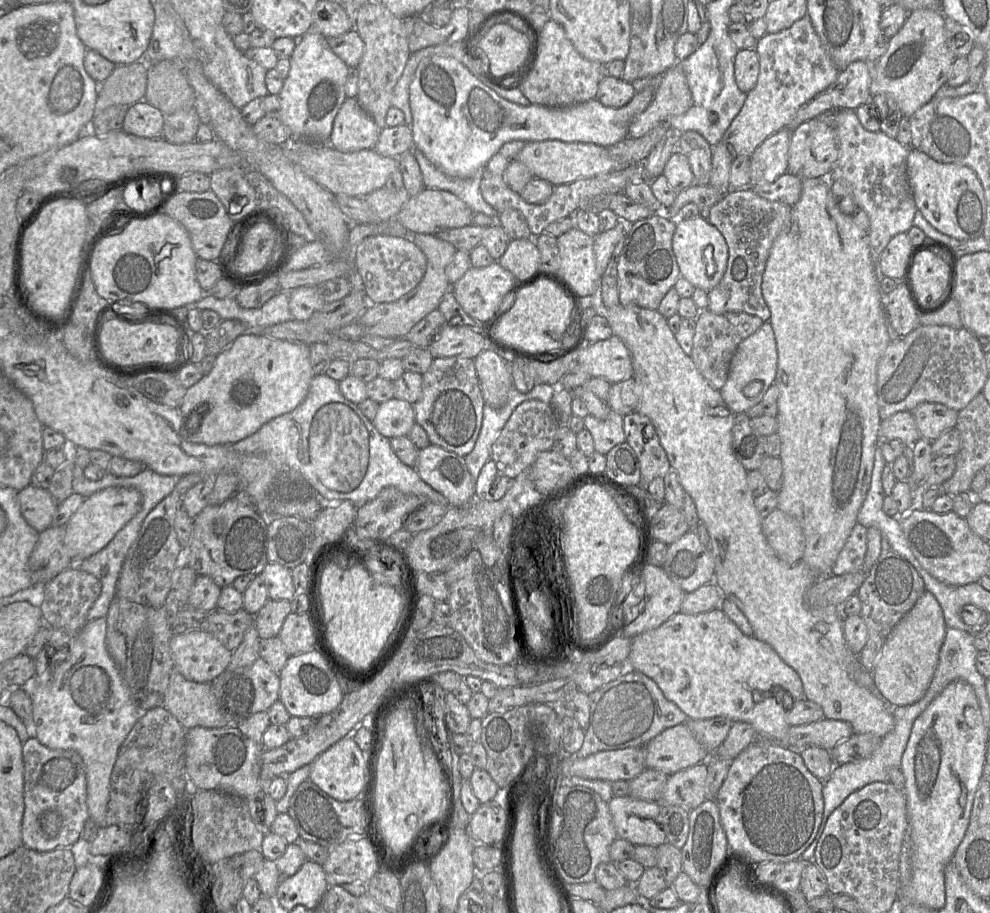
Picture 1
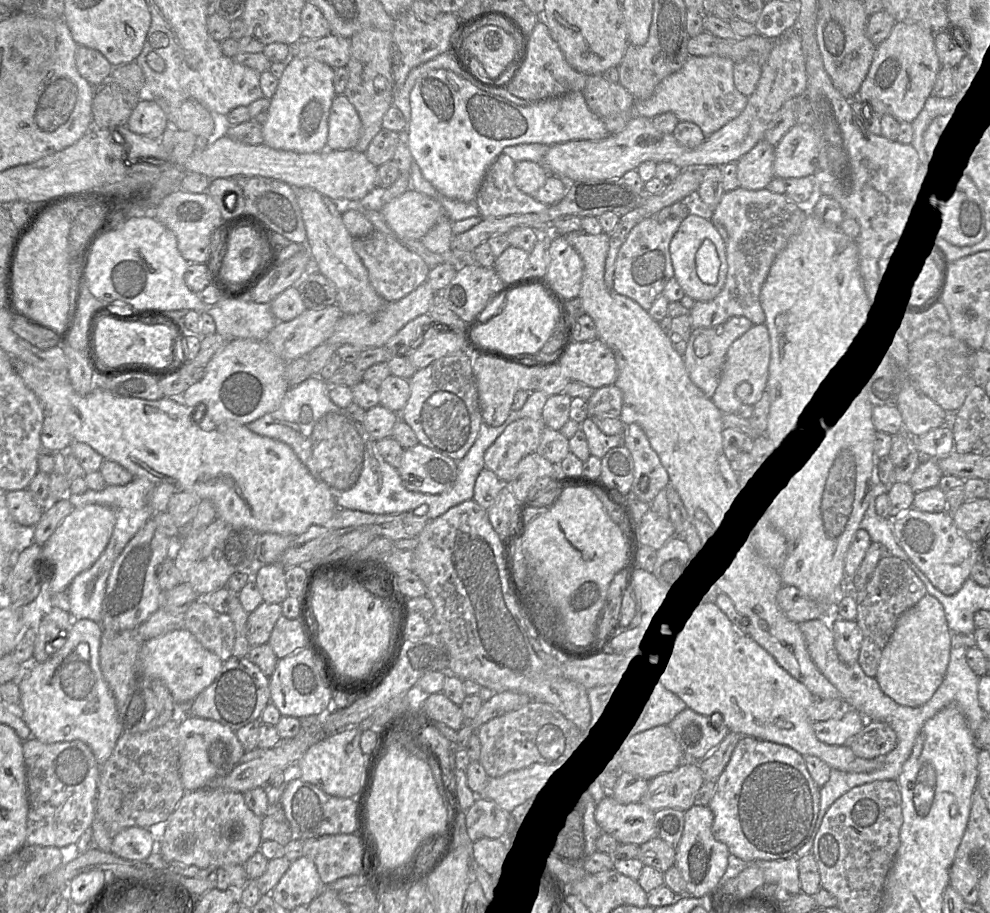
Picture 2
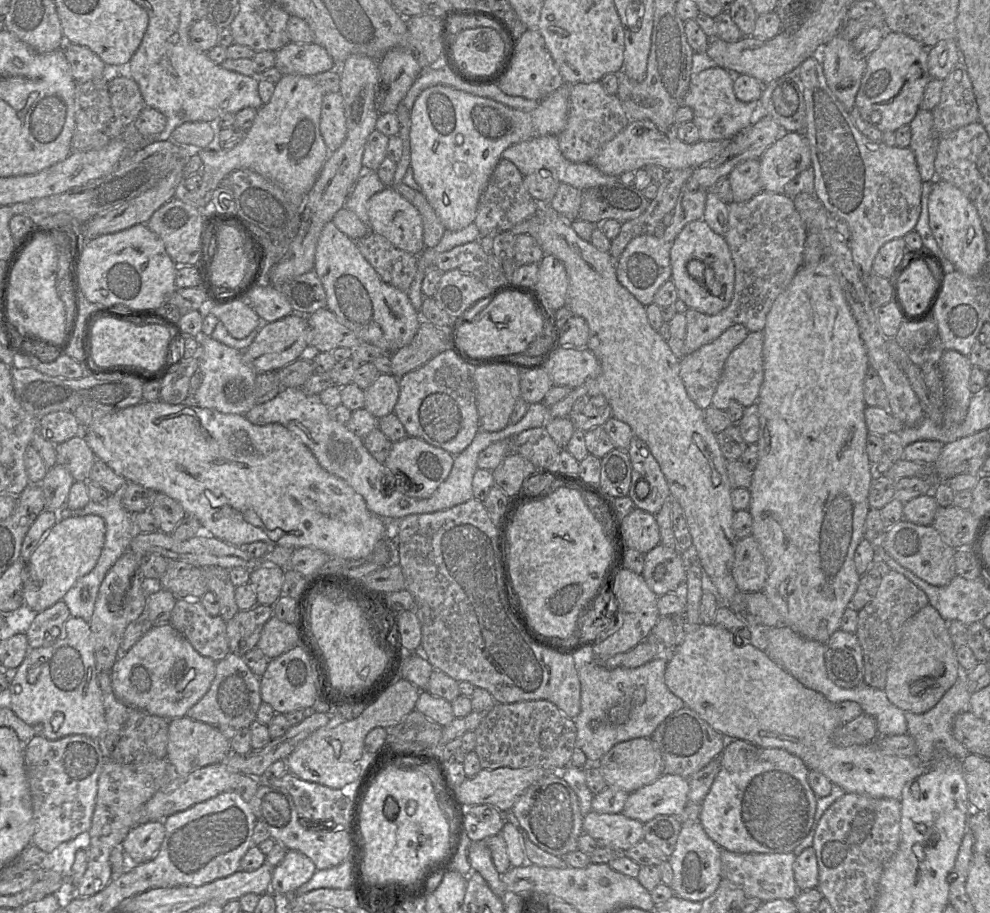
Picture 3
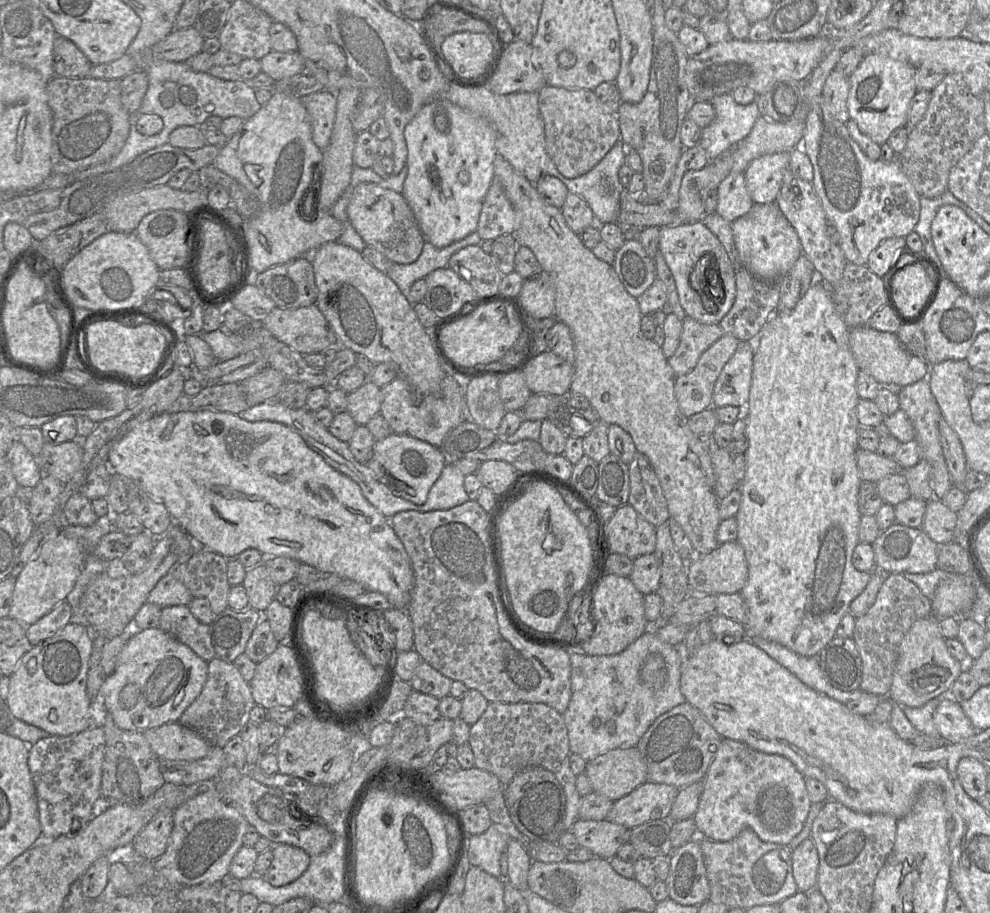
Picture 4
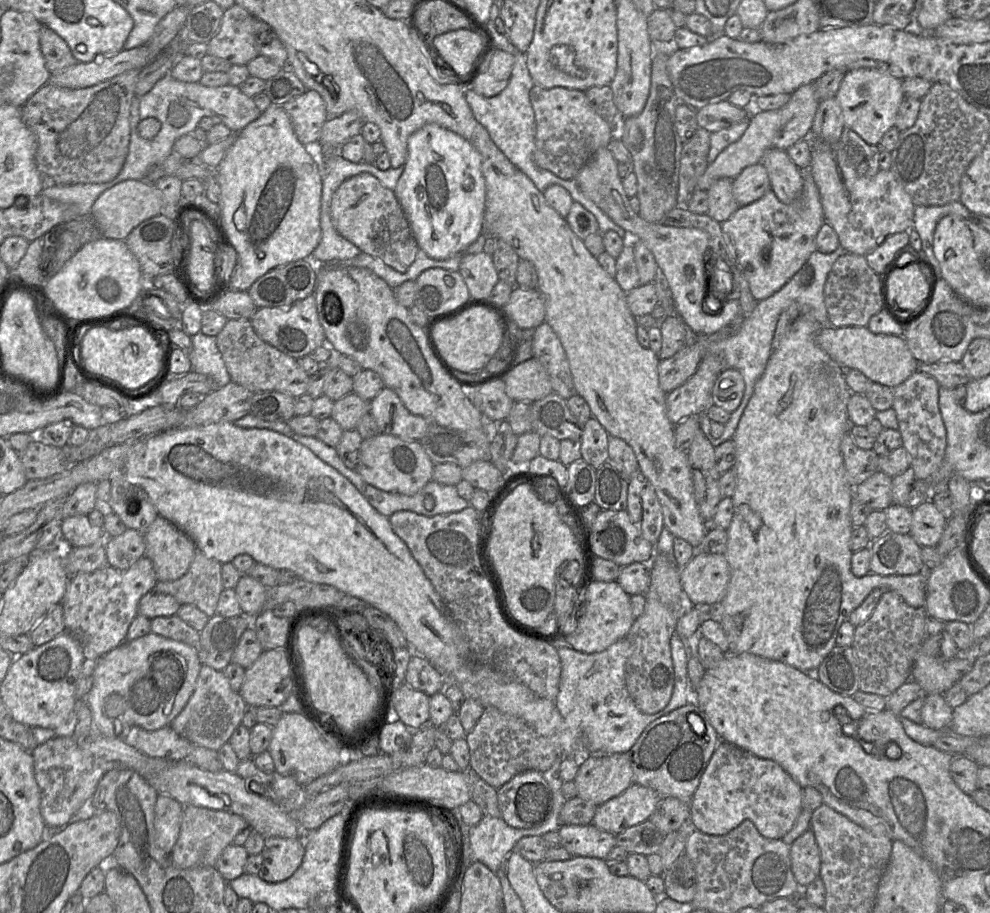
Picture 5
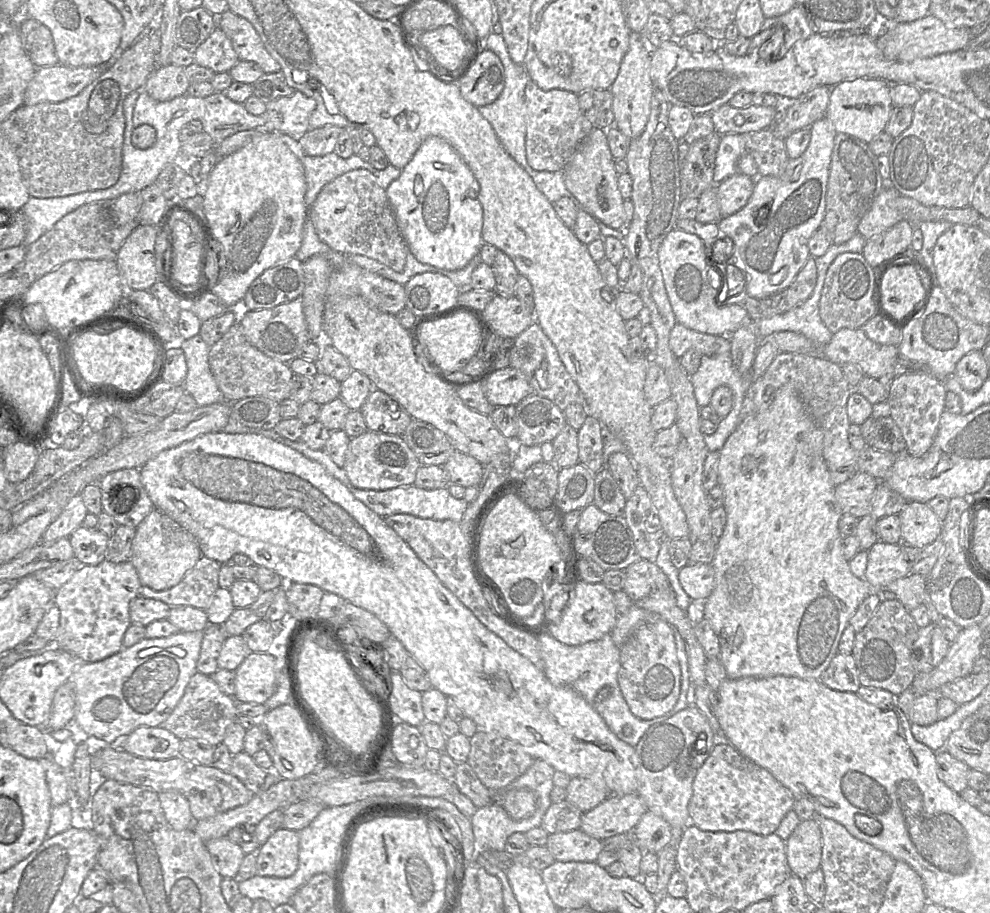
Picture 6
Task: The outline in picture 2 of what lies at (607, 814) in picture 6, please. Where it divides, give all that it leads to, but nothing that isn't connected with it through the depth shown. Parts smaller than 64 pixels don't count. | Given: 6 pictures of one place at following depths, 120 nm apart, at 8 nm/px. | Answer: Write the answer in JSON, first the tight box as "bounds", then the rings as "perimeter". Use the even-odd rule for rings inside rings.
{"bounds":[640,762,703,812],"perimeter":[[[684,762],[676,770],[649,780],[640,803],[653,812],[665,808],[686,812],[695,805],[696,795],[703,783],[699,762]]]}

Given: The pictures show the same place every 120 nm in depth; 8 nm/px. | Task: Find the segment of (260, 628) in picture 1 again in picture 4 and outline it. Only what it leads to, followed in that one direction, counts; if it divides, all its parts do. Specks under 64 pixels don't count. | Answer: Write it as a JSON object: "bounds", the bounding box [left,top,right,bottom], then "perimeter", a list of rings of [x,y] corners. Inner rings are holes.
{"bounds":[209,607,263,662],"perimeter":[[[227,607],[214,616],[209,626],[215,658],[234,662],[245,651],[253,630],[262,619],[263,613],[250,607],[243,611]]]}

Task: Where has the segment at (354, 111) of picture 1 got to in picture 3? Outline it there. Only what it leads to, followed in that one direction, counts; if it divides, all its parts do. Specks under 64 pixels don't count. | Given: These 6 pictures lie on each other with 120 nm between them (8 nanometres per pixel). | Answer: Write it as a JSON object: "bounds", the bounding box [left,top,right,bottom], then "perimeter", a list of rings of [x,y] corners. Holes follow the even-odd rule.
{"bounds":[320,92,347,153],"perimeter":[[[340,92],[325,93],[321,107],[320,132],[330,153],[343,143],[347,128]]]}

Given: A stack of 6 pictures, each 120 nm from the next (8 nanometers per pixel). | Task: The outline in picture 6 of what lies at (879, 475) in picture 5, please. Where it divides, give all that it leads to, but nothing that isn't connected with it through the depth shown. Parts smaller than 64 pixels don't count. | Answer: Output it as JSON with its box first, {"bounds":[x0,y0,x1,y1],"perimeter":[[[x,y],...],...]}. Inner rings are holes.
{"bounds":[835,472,880,518],"perimeter":[[[858,472],[852,478],[835,486],[835,498],[841,513],[862,518],[871,513],[872,499],[880,481],[873,476]]]}

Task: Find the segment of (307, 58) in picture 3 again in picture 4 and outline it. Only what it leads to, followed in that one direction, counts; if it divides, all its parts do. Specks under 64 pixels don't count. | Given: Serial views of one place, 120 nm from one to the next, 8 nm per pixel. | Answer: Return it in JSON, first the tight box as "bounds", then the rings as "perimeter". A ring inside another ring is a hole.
{"bounds":[260,51,305,81],"perimeter":[[[270,51],[260,59],[260,63],[262,72],[275,81],[302,74],[305,70],[304,59],[298,51]]]}

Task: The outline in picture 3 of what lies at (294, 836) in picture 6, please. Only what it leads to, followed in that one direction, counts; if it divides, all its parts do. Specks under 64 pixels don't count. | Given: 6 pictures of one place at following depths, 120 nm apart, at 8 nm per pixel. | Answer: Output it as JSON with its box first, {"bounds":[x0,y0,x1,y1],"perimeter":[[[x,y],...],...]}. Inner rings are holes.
{"bounds":[270,850,316,896],"perimeter":[[[288,850],[284,859],[273,868],[270,892],[276,896],[293,896],[316,871],[314,863],[303,853]]]}

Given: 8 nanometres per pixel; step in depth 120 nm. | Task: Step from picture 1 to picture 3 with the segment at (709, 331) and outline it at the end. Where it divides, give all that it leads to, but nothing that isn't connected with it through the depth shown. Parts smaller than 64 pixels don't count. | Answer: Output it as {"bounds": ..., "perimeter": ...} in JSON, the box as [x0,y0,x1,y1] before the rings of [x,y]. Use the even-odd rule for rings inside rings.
{"bounds":[680,324,749,410],"perimeter":[[[742,324],[727,328],[714,341],[701,346],[680,360],[680,377],[689,398],[702,410],[711,405],[713,394],[722,375],[728,355],[746,338],[749,331]]]}

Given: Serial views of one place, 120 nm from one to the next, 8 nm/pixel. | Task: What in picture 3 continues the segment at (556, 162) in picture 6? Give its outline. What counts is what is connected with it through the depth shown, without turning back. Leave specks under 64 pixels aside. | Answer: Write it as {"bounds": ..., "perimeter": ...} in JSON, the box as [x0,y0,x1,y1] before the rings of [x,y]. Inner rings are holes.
{"bounds":[557,81,628,163],"perimeter":[[[600,81],[573,84],[570,88],[567,124],[557,136],[560,151],[571,162],[592,163],[599,150],[628,123],[617,94],[607,94]]]}

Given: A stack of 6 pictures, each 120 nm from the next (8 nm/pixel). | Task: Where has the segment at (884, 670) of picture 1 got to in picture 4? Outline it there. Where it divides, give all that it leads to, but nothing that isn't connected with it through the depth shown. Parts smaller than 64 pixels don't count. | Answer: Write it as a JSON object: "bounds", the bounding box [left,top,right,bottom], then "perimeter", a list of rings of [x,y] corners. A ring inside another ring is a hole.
{"bounds":[887,615,964,708],"perimeter":[[[933,615],[917,620],[904,635],[898,652],[893,678],[887,697],[900,706],[918,708],[940,694],[947,694],[964,664],[953,658],[946,647],[939,620]]]}

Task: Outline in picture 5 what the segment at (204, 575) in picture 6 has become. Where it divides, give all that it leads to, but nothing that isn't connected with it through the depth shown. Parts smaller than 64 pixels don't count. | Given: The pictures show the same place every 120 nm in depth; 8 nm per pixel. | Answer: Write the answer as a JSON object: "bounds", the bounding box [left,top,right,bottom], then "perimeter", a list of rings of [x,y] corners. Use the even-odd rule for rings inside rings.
{"bounds":[153,552,222,617],"perimeter":[[[197,552],[188,571],[174,581],[158,581],[153,591],[173,596],[181,605],[192,604],[209,617],[216,615],[221,592],[222,563]]]}

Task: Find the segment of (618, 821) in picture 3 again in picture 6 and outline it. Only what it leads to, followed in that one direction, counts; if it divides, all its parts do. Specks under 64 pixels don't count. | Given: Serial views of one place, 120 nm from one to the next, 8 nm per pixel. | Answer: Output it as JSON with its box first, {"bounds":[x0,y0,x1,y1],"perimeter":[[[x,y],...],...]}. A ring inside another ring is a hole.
{"bounds":[545,829,604,862],"perimeter":[[[581,829],[549,834],[545,847],[560,862],[595,862],[604,850],[601,840]]]}

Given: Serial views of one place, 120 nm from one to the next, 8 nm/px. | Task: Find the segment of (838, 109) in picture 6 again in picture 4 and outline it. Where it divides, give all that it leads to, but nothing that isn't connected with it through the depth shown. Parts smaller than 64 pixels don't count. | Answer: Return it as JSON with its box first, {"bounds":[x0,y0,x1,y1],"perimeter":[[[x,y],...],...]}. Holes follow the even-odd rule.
{"bounds":[847,53,917,146],"perimeter":[[[870,53],[849,77],[847,108],[860,131],[880,146],[887,142],[894,130],[906,127],[909,109],[917,93],[915,75],[917,68],[889,56]]]}

